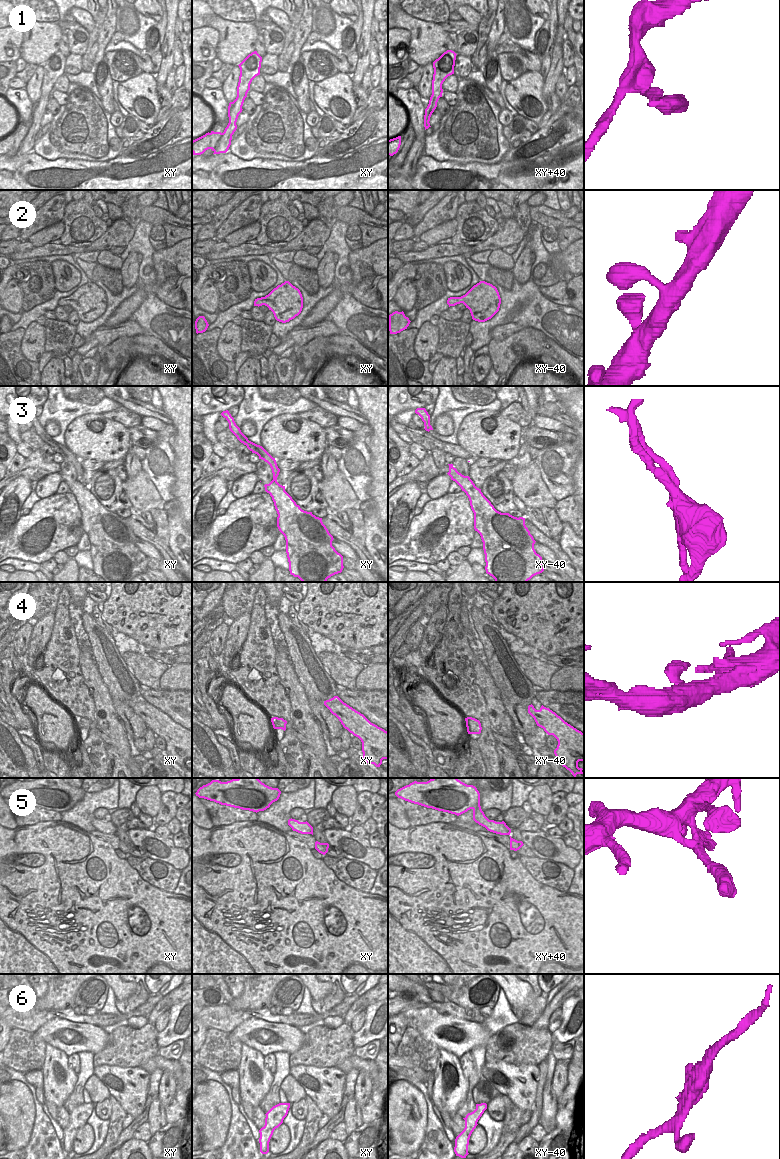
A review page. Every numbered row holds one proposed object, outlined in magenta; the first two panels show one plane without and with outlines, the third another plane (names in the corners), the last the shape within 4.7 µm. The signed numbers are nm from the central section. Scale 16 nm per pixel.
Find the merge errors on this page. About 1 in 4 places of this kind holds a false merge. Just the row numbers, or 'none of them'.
1, 3

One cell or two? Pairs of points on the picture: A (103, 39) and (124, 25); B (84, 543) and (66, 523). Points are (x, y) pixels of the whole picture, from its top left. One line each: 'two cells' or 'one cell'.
A: two cells
B: two cells

